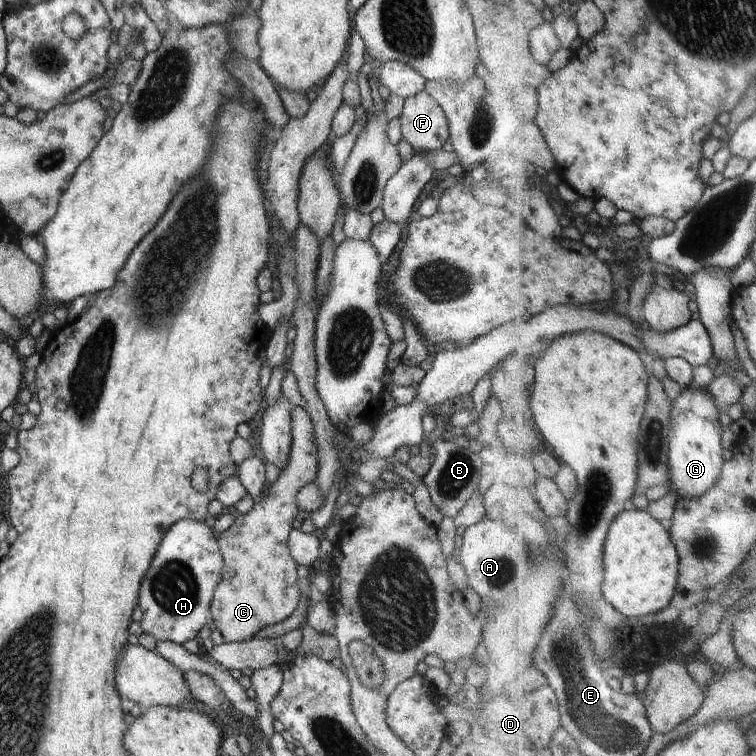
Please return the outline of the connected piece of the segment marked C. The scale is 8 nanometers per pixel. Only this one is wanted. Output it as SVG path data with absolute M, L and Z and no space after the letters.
M293 406L291 429L292 444L287 463L273 482L268 496L254 503L250 513L236 514L234 525L216 539L224 566L210 603L210 618L228 643L254 639L262 628L286 620L296 610L304 592L298 581L299 564L290 554L288 539L294 529L294 520L304 514L296 500L297 492L315 482L319 472L319 452L306 409Z

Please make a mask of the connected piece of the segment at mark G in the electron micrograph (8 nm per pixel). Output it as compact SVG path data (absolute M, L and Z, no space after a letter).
M686 386L683 393L674 400L675 406L671 414L671 482L680 498L689 499L703 497L715 488L723 478L727 461L724 460L720 408L715 398L706 388Z

